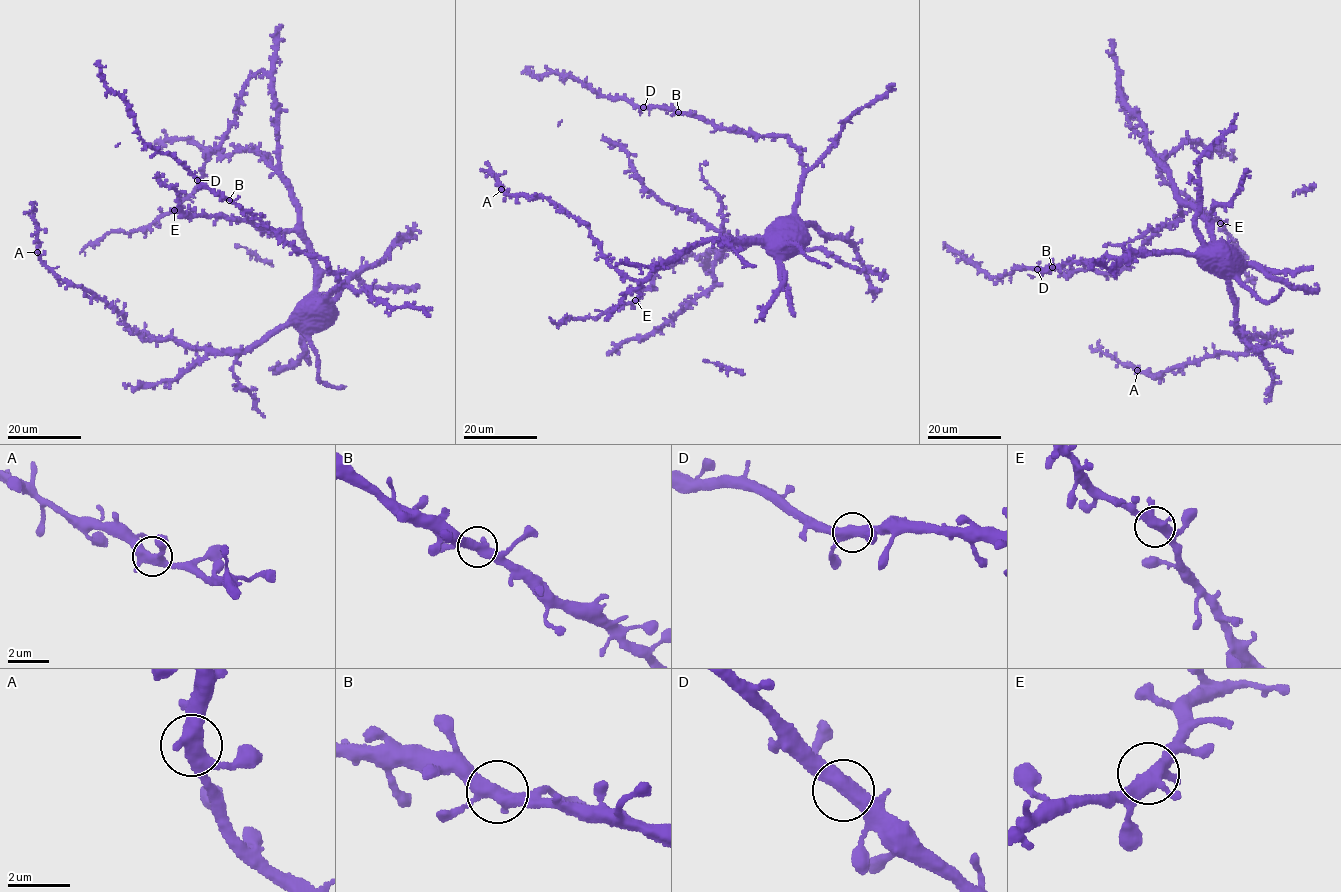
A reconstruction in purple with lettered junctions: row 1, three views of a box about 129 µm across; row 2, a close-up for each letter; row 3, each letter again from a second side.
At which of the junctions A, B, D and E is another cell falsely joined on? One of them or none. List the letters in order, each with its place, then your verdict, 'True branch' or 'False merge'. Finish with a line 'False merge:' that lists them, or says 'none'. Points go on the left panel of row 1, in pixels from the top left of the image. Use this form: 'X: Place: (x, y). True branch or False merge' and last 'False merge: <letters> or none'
A: Place: (37, 252). True branch
B: Place: (229, 200). True branch
D: Place: (197, 180). True branch
E: Place: (174, 210). True branch
False merge: none

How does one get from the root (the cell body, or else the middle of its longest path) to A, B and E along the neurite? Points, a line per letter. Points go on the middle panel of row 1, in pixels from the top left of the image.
A: (782, 237), (702, 241), (676, 253), (642, 280), (633, 280), (608, 264), (586, 225), (545, 198), (501, 189)
B: (782, 237), (780, 231), (794, 215), (803, 172), (803, 156), (791, 140), (719, 127), (678, 112)
E: (782, 237), (781, 249), (758, 240), (720, 255), (681, 253), (658, 265), (635, 300)

